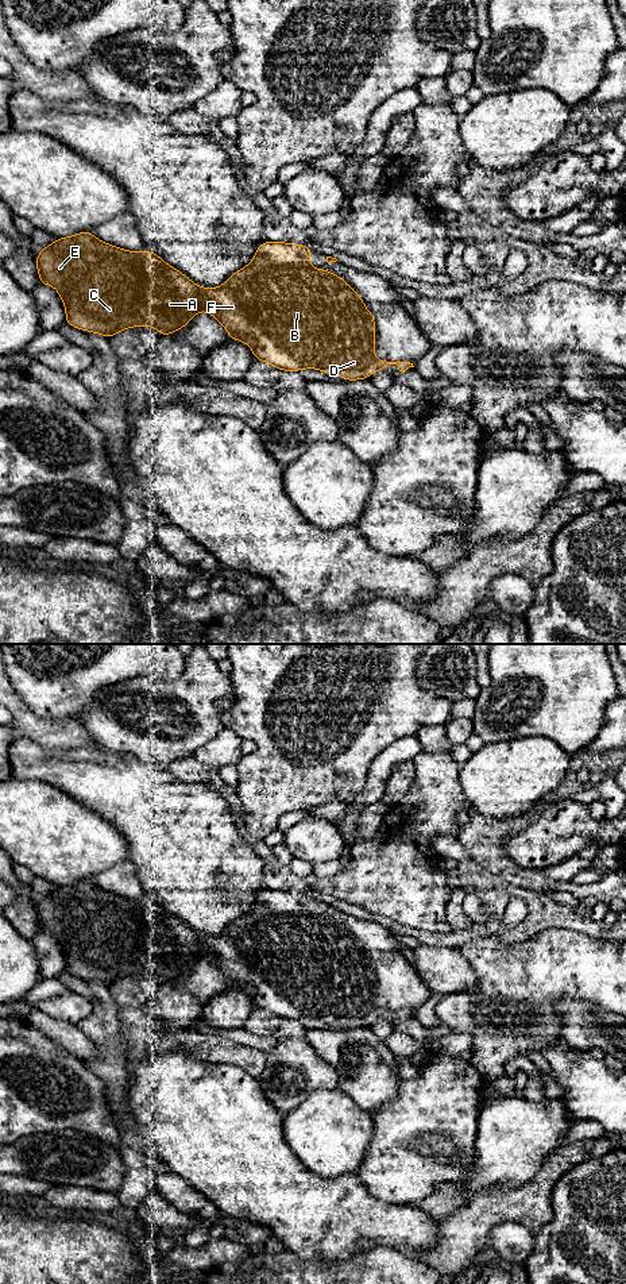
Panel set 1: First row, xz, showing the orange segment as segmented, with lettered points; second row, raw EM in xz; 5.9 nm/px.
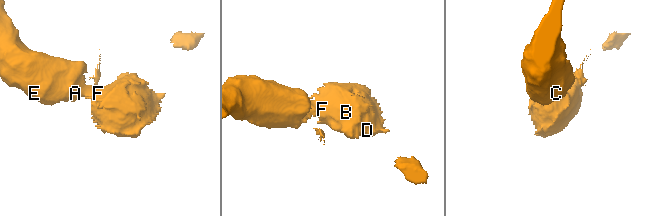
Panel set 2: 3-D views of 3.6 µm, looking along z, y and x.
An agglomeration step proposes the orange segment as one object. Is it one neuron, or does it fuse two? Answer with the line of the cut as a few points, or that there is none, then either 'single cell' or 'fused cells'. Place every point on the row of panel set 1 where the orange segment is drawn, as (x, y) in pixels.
cut in xz along (200, 288), (204, 296), (203, 309); fused cells

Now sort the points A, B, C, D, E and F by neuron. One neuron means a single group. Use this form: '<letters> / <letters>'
A C E / B D F

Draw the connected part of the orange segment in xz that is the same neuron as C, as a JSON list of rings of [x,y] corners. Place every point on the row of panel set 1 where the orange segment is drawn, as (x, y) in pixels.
[[[90,231],[73,236],[57,238],[54,243],[40,248],[35,258],[40,285],[51,285],[58,292],[66,312],[69,325],[105,338],[112,338],[123,329],[148,325],[158,329],[162,336],[171,335],[183,328],[200,311],[205,296],[198,285],[167,265],[152,251],[128,251],[98,240]]]

